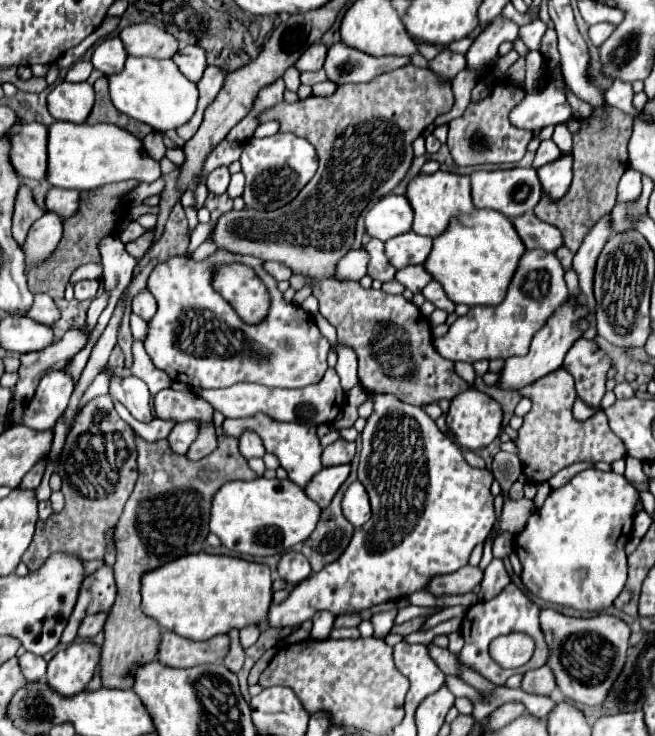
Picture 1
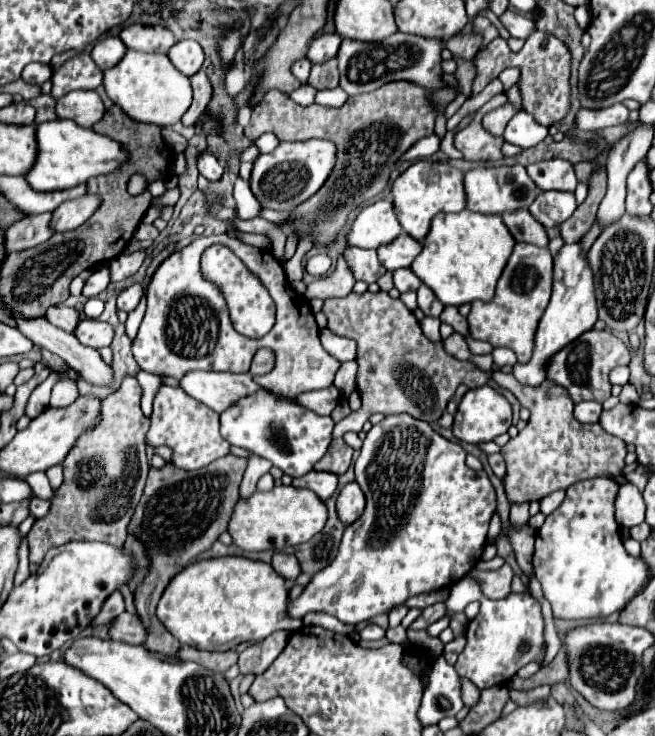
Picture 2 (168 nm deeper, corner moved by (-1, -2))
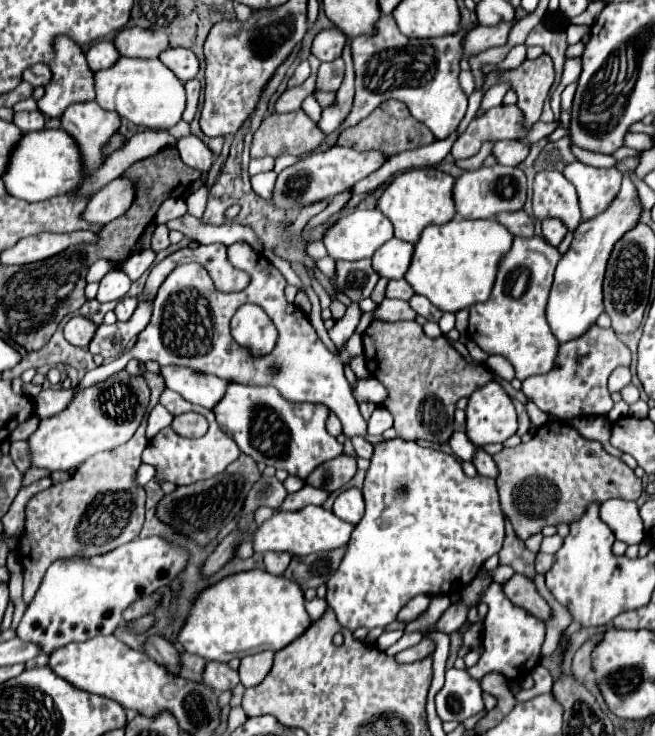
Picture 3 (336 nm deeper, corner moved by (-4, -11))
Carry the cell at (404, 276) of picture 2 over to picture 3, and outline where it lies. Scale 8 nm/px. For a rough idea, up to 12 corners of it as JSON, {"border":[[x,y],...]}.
{"border":[[404,279],[386,285],[386,297],[408,301],[414,291]]}

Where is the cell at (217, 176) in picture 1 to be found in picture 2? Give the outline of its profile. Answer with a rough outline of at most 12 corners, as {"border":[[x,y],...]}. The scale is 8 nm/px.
{"border":[[213,156],[199,158],[199,172],[209,182],[219,182],[225,166]]}

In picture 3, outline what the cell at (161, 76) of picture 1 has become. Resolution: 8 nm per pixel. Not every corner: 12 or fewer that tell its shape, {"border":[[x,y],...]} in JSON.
{"border":[[120,57],[94,73],[96,103],[170,129],[184,83],[160,59]]}

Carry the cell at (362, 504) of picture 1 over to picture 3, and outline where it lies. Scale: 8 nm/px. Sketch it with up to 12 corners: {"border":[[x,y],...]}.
{"border":[[344,489],[332,513],[348,523],[364,515],[362,493]]}

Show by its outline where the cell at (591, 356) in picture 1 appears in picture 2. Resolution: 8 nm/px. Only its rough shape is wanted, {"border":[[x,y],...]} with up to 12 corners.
{"border":[[589,330],[549,362],[575,402],[603,404],[609,372],[629,348],[609,330]]}

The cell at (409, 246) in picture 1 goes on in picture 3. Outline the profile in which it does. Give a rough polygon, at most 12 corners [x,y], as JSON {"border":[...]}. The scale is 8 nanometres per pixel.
{"border":[[392,237],[372,255],[374,271],[402,279],[412,243]]}

